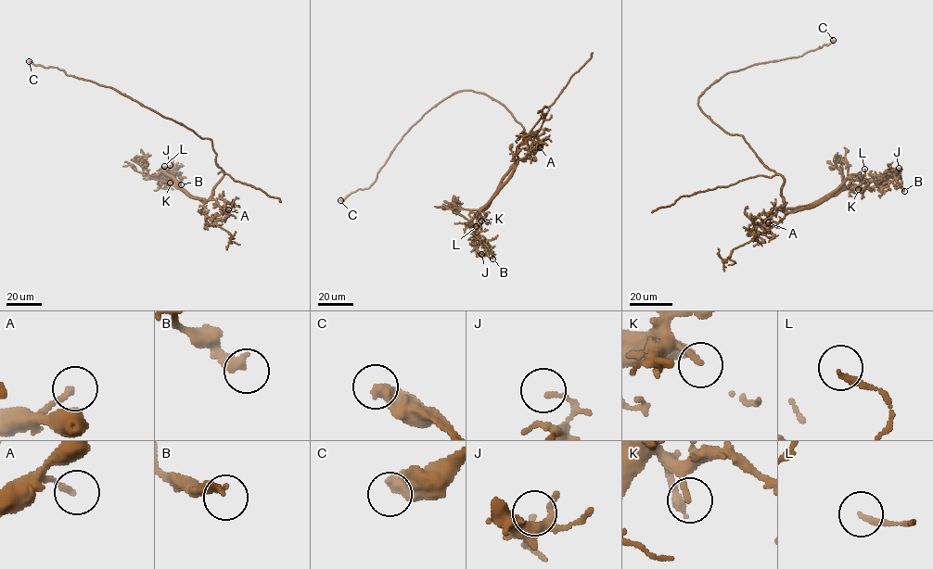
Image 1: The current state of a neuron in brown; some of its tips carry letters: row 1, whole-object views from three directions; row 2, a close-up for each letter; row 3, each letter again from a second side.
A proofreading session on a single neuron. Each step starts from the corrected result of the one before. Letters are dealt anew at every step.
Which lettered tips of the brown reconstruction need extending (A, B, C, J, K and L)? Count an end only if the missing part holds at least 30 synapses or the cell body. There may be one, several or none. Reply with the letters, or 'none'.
none

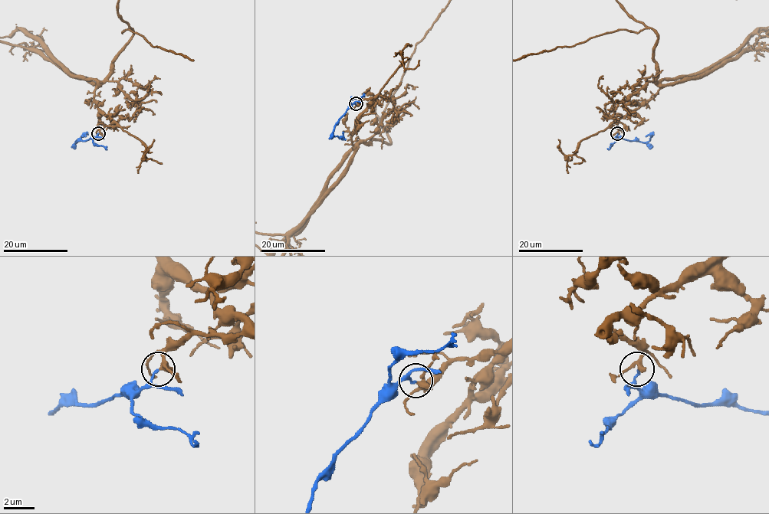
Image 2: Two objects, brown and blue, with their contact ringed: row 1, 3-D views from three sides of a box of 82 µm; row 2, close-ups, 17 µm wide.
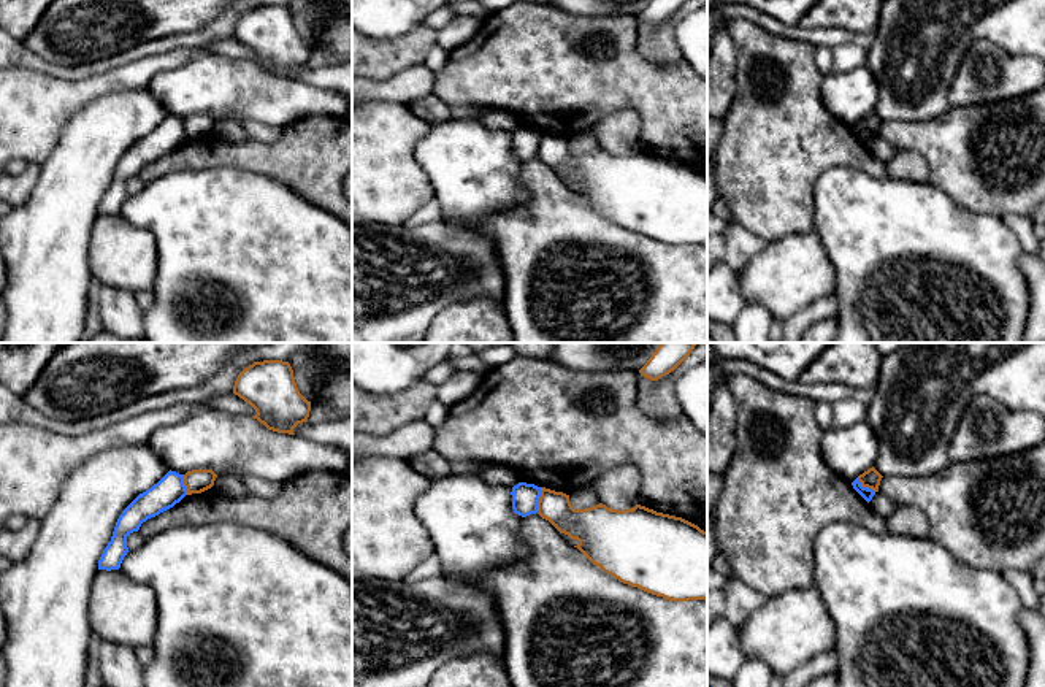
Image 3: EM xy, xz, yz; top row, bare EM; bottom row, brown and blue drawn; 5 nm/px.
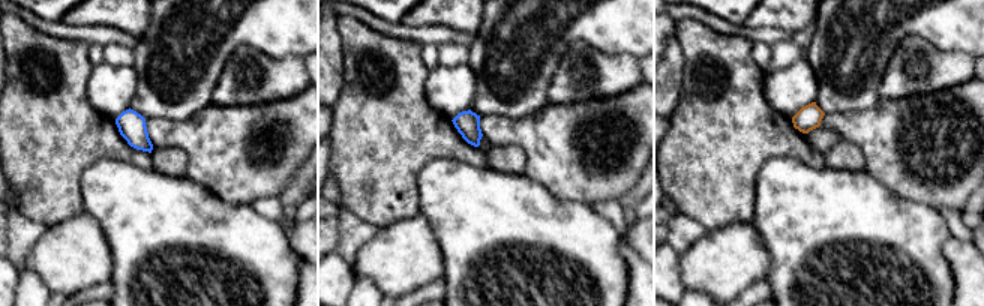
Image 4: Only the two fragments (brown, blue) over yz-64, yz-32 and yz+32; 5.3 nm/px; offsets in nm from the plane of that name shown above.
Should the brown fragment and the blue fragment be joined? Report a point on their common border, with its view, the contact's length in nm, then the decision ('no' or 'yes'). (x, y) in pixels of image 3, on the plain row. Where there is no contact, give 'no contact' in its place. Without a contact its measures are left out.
meets brown in xz at (539, 145); contact 130 nm long; no

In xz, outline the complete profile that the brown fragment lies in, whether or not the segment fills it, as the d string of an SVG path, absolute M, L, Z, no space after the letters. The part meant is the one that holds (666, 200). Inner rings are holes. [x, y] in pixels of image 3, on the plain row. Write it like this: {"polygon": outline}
{"polygon": "M542 132L538 159L560 178L577 184L577 192L593 209L623 228L669 246L707 244L707 176L676 160L636 149L611 154L599 148L574 154L569 140Z"}

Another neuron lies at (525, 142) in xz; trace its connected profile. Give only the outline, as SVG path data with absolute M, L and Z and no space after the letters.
M519 127L512 132L512 154L515 159L526 162L538 157L538 146L542 132L534 129Z

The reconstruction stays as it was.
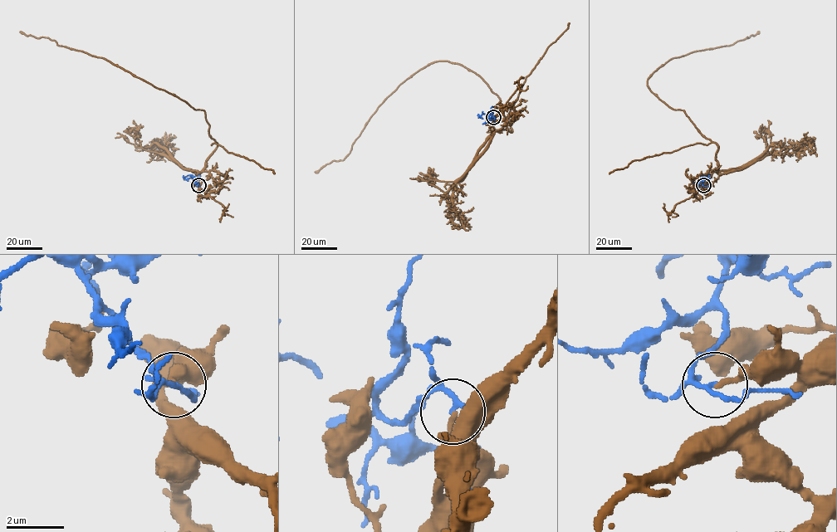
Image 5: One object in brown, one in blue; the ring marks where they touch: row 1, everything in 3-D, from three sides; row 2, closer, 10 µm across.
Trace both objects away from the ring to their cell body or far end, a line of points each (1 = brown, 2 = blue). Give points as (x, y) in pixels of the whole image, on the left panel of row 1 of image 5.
1: (198, 185), (196, 177), (217, 143), (209, 134), (203, 110), (193, 109), (104, 58), (20, 31)
2: (198, 185), (191, 177), (185, 179), (187, 175)

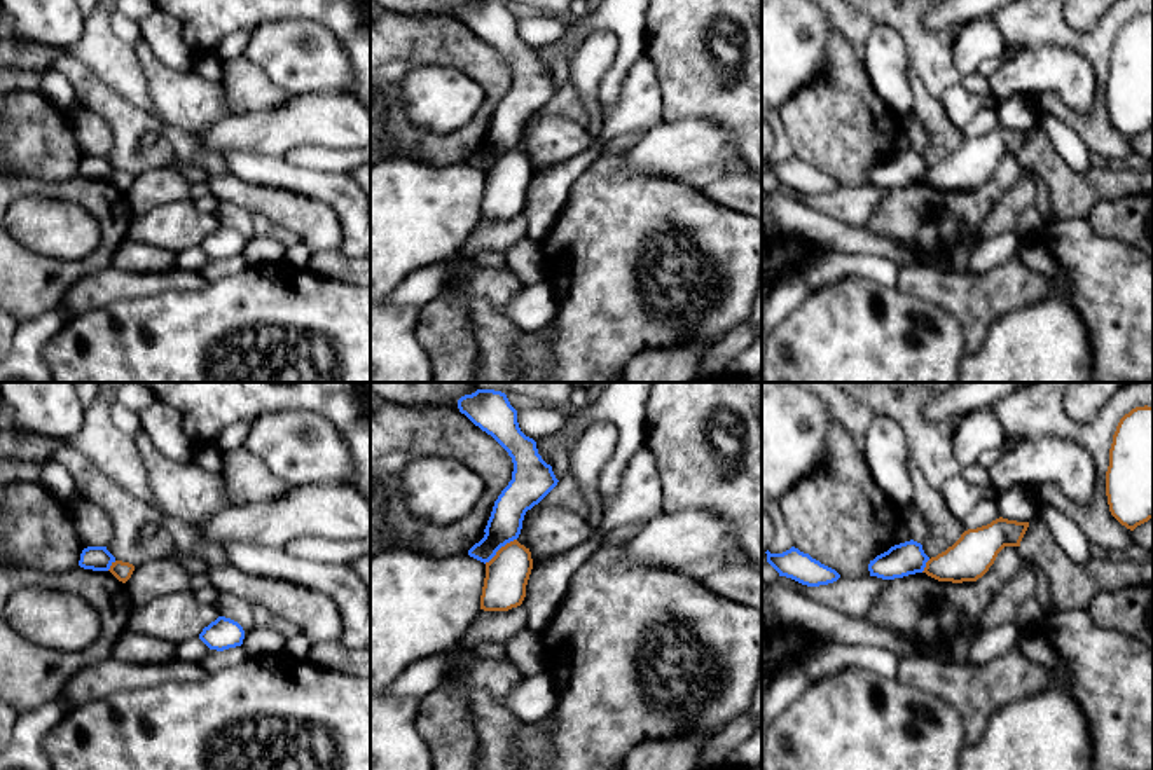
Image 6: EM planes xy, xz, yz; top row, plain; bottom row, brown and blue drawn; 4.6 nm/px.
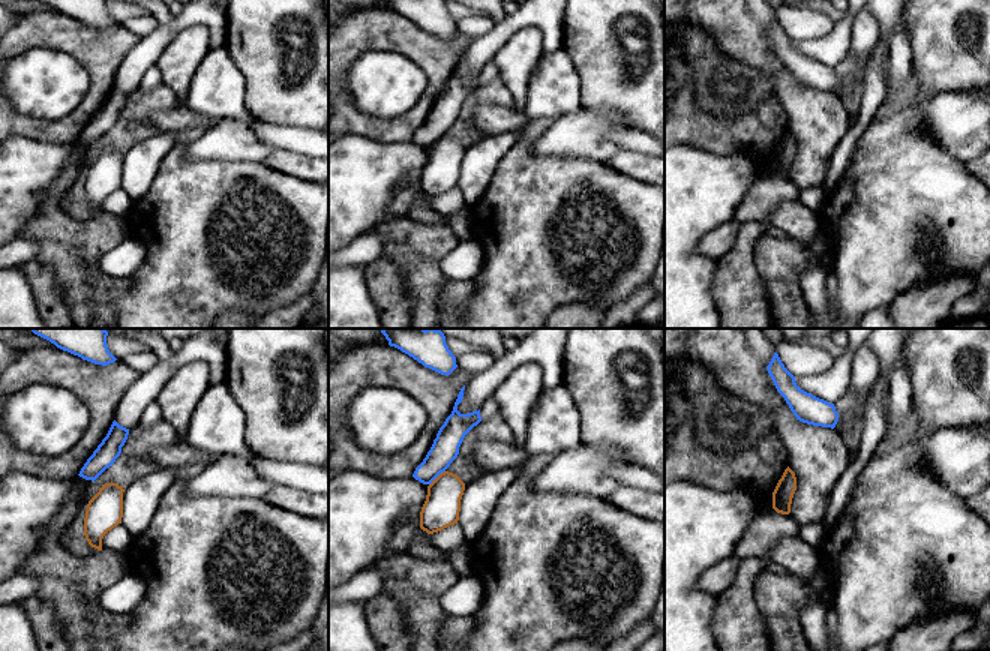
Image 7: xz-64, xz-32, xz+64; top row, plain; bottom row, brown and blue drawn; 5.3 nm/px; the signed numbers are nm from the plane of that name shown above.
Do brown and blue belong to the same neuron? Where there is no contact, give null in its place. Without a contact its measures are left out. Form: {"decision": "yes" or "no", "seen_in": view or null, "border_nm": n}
{"decision": "no", "seen_in": "xz", "border_nm": 190}

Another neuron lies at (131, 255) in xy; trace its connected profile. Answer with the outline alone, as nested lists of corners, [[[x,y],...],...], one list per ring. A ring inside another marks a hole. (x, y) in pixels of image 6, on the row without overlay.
[[[126,239],[114,253],[112,265],[133,272],[157,272],[176,267],[173,251]]]

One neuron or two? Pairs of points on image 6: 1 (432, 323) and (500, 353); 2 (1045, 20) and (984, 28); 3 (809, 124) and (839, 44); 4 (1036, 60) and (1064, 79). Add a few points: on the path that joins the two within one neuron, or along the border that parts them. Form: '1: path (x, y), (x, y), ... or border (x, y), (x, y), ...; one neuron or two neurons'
1: border (465, 301), (477, 364); two neurons
2: border (989, 18), (1007, 44); two neurons
3: path (828, 105), (839, 95), (839, 63); one neuron
4: path (1043, 67), (1057, 72); one neuron

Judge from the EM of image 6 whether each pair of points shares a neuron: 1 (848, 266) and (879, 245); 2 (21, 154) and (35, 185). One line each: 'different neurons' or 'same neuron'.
1: different neurons
2: different neurons

